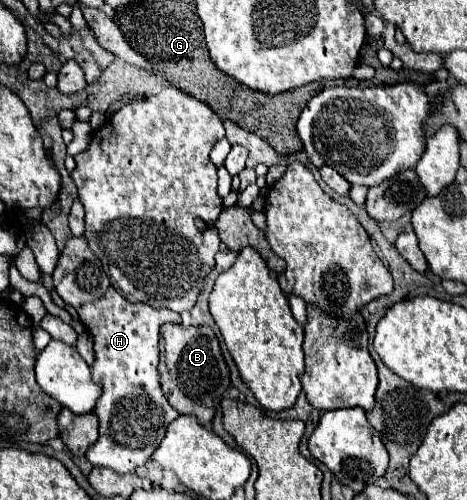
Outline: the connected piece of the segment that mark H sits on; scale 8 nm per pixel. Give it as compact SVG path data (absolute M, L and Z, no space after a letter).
M109 287L99 301L87 303L81 309L77 309L77 313L81 323L89 329L95 343L95 363L91 367L93 381L103 387L103 393L93 409L93 413L99 419L99 439L93 447L89 447L87 459L97 467L107 467L113 469L115 473L125 475L141 467L153 455L153 451L163 441L169 423L179 417L179 413L169 405L169 401L161 391L157 365L159 365L159 327L165 323L181 323L181 317L171 309L153 309L143 303L127 303L127 299L123 299L113 287Z

